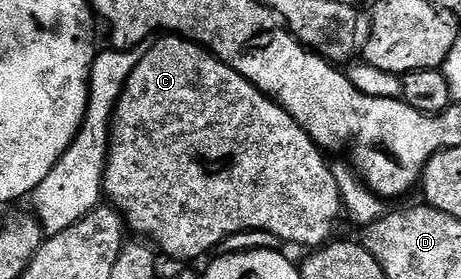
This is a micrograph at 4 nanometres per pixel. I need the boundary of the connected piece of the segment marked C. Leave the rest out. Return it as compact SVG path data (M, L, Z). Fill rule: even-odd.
M160 36L152 44L133 65L124 91L116 101L116 110L112 113L112 125L108 132L108 156L104 159L103 193L107 201L120 211L125 227L131 233L132 230L136 233L133 235L147 240L163 257L165 254L168 258L200 258L203 254L211 255L211 250L220 248L227 237L251 230L272 233L284 244L293 242L296 246L308 246L307 248L325 245L333 237L332 229L335 228L336 221L342 218L338 180L334 180L332 166L324 159L327 158L325 151L316 145L313 138L277 102L265 96L253 82L248 82L238 72L234 72L234 68L218 60L204 47L179 36Z

